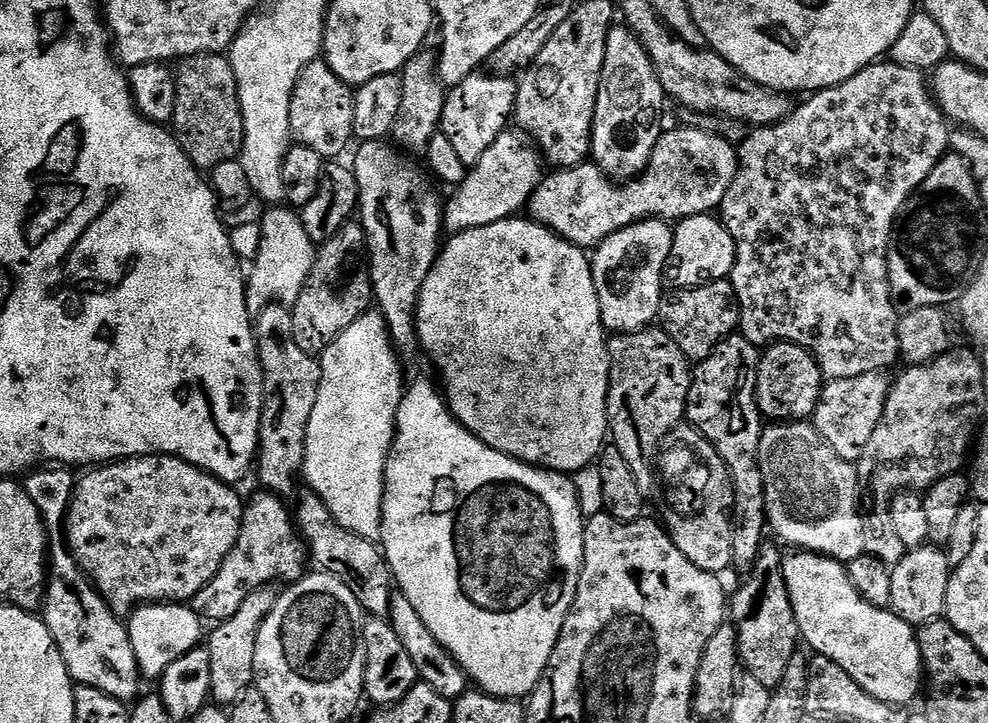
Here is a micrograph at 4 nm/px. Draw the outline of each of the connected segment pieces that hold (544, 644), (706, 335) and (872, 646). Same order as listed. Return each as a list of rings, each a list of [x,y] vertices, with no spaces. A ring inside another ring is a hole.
[[[416,380],[407,385],[404,397],[396,415],[396,437],[392,439],[392,449],[388,451],[388,461],[384,471],[384,501],[382,502],[382,534],[379,543],[382,555],[392,571],[395,587],[410,598],[410,606],[418,610],[418,618],[426,622],[426,630],[438,638],[438,642],[450,655],[456,657],[464,675],[479,691],[489,696],[502,696],[505,700],[527,698],[538,686],[550,654],[562,634],[566,614],[576,597],[578,582],[584,565],[584,526],[586,518],[578,506],[578,494],[571,479],[563,472],[533,466],[522,460],[515,460],[481,442],[470,430],[466,430],[452,417],[441,389],[428,380]]]
[[[731,279],[715,280],[712,284],[702,285],[701,288],[677,288],[669,291],[661,302],[658,324],[676,343],[678,350],[682,350],[682,354],[688,361],[699,362],[710,358],[713,350],[733,335],[740,326],[740,303],[736,300],[736,291]]]
[[[792,550],[783,557],[784,581],[788,597],[798,622],[801,641],[809,644],[817,656],[830,658],[858,685],[866,695],[878,702],[893,706],[905,706],[916,695],[921,695],[922,681],[925,679],[924,663],[920,657],[918,632],[907,624],[901,616],[891,610],[876,608],[861,598],[848,578],[847,567],[841,561],[831,560],[816,552]]]

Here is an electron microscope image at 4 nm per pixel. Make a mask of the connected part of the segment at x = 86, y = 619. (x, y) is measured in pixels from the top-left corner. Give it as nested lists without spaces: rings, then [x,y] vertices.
[[[63,543],[51,545],[50,576],[44,589],[42,619],[73,681],[86,688],[102,690],[125,702],[135,701],[142,692],[142,677],[130,646],[125,621],[113,614],[95,584],[85,576]]]

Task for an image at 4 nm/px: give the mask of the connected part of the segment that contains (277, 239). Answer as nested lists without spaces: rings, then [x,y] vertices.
[[[288,206],[269,207],[264,220],[258,225],[258,232],[260,245],[256,248],[256,261],[252,264],[252,272],[250,268],[246,276],[246,308],[252,314],[259,314],[274,303],[295,304],[310,278],[318,251],[310,234],[306,234],[303,219]]]

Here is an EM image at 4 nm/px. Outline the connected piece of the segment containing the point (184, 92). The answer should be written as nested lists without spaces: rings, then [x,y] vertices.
[[[224,54],[189,56],[181,59],[178,67],[174,72],[176,105],[170,124],[174,129],[175,139],[180,141],[180,149],[188,156],[188,163],[198,170],[211,170],[222,162],[237,159],[244,148],[244,119],[238,98],[238,82],[234,78],[231,59]]]

